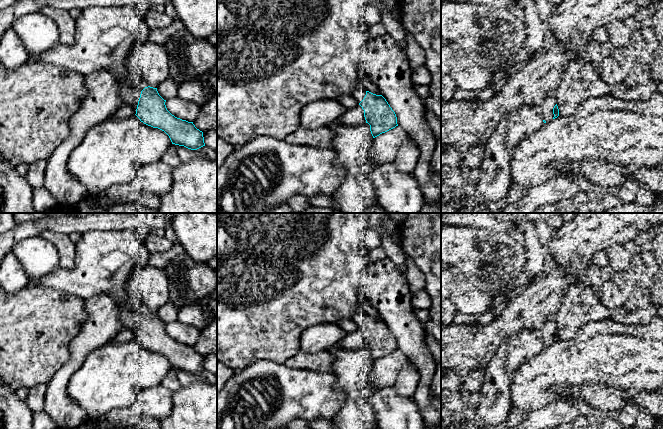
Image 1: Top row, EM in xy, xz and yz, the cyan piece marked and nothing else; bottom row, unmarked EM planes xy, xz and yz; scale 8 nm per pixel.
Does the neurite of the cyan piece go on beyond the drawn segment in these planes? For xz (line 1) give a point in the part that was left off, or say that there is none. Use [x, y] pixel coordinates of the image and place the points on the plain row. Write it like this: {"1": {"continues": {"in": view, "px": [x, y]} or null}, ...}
{"1": {"continues": {"in": "xz", "px": [355, 340]}}}

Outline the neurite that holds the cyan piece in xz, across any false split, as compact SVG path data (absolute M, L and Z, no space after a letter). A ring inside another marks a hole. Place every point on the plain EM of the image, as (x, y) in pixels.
M369 315L357 330L346 334L336 347L344 350L368 347L373 362L398 350L396 338L386 323Z

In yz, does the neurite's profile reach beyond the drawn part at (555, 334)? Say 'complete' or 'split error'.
split error

